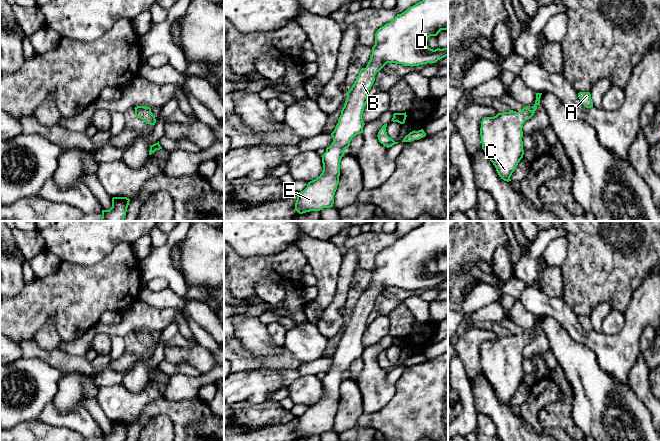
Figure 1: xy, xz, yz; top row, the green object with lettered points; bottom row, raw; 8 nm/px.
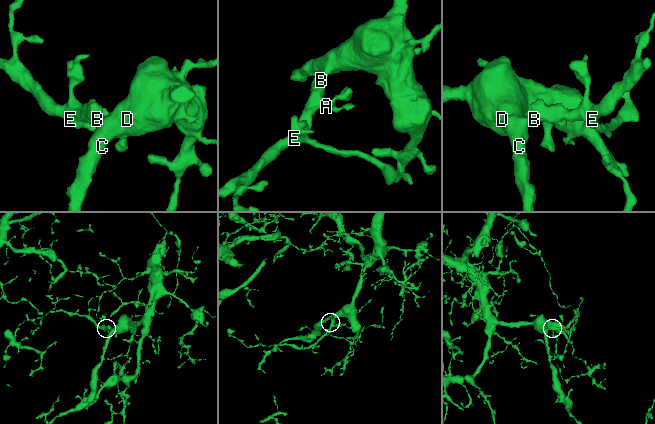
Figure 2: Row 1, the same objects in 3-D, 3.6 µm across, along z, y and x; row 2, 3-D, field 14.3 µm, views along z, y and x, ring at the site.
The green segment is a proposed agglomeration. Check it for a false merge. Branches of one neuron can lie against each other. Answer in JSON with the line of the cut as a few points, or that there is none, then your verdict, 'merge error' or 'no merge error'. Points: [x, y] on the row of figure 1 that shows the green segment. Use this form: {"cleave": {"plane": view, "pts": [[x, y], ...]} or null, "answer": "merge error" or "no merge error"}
{"cleave": null, "answer": "no merge error"}

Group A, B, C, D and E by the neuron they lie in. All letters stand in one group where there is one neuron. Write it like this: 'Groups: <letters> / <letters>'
Groups: A B C D E

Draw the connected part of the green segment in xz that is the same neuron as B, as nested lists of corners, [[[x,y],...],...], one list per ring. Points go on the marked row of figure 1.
[[[422,0],[409,7],[406,11],[397,16],[389,23],[380,27],[375,34],[375,45],[372,47],[370,60],[365,68],[362,68],[347,92],[344,107],[341,110],[338,123],[331,133],[332,144],[326,148],[326,152],[321,156],[323,171],[319,177],[308,182],[307,187],[297,193],[295,210],[299,214],[310,211],[320,211],[323,208],[333,207],[334,195],[339,184],[340,162],[344,156],[344,151],[350,146],[353,137],[363,133],[362,114],[368,102],[368,92],[371,89],[375,75],[387,63],[402,64],[404,66],[419,66],[427,63],[435,63],[448,56],[448,48],[437,48],[435,50],[427,46],[430,36],[437,36],[441,30],[448,29],[448,0]]]

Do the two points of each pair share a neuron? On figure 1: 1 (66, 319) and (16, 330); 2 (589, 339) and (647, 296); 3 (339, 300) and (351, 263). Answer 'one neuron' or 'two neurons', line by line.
1: one neuron
2: one neuron
3: one neuron

